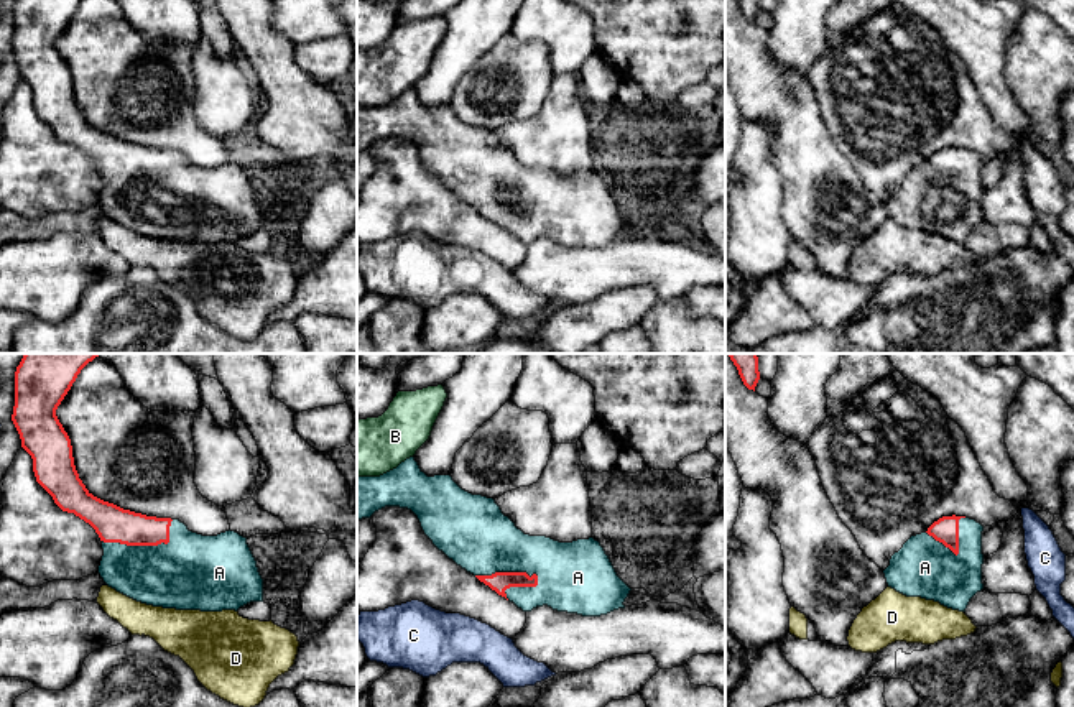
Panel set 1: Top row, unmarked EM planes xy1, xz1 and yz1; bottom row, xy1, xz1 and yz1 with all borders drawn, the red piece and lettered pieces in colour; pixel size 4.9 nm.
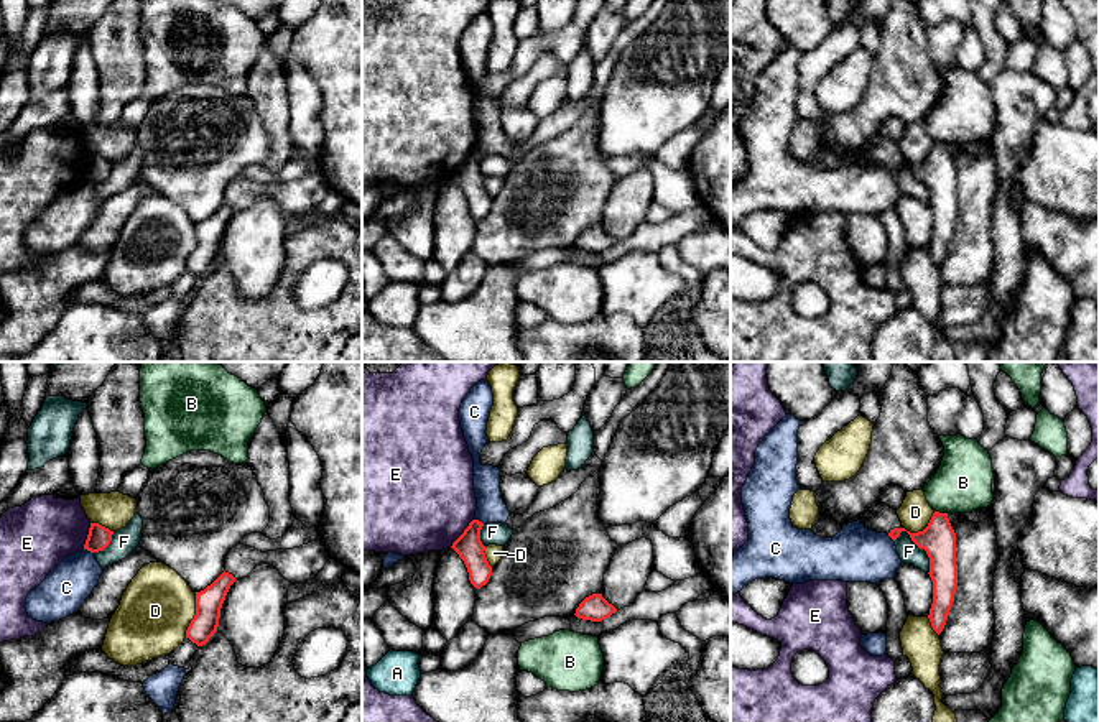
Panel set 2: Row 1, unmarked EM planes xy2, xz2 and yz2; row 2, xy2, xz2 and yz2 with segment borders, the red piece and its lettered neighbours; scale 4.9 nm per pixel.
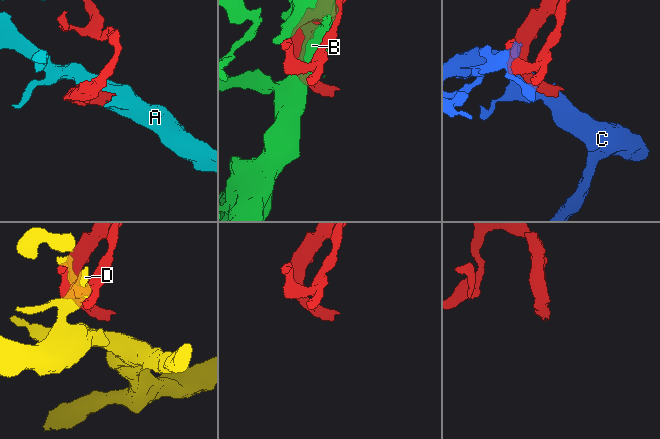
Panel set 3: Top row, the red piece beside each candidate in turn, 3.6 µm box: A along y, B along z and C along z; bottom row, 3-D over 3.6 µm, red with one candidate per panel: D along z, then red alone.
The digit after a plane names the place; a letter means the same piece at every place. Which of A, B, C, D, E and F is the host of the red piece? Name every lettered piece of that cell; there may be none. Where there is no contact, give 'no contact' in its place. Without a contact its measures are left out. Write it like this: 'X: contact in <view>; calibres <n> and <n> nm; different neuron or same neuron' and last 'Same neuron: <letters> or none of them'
A: contact in xz1; calibres 100 and 340 nm; same neuron
B: contact in yz2; calibres 170 and 280 nm; different neuron
C: contact in xy2; calibres 120 and 220 nm; different neuron
D: contact in xy2; calibres 130 and 360 nm; different neuron
E: contact in xz2; calibres 130 and 500 nm; different neuron
F: contact in yz2; calibres 170 and 100 nm; different neuron
Same neuron: A

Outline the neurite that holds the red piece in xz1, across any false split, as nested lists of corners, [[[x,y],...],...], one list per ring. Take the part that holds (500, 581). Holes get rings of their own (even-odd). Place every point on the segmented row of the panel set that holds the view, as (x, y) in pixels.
[[[414,457],[380,477],[357,475],[357,520],[385,506],[411,510],[439,551],[523,612],[548,605],[558,612],[600,617],[625,608],[632,589],[617,575],[599,541],[559,543],[525,534],[493,498],[462,490],[451,475],[428,477]]]

